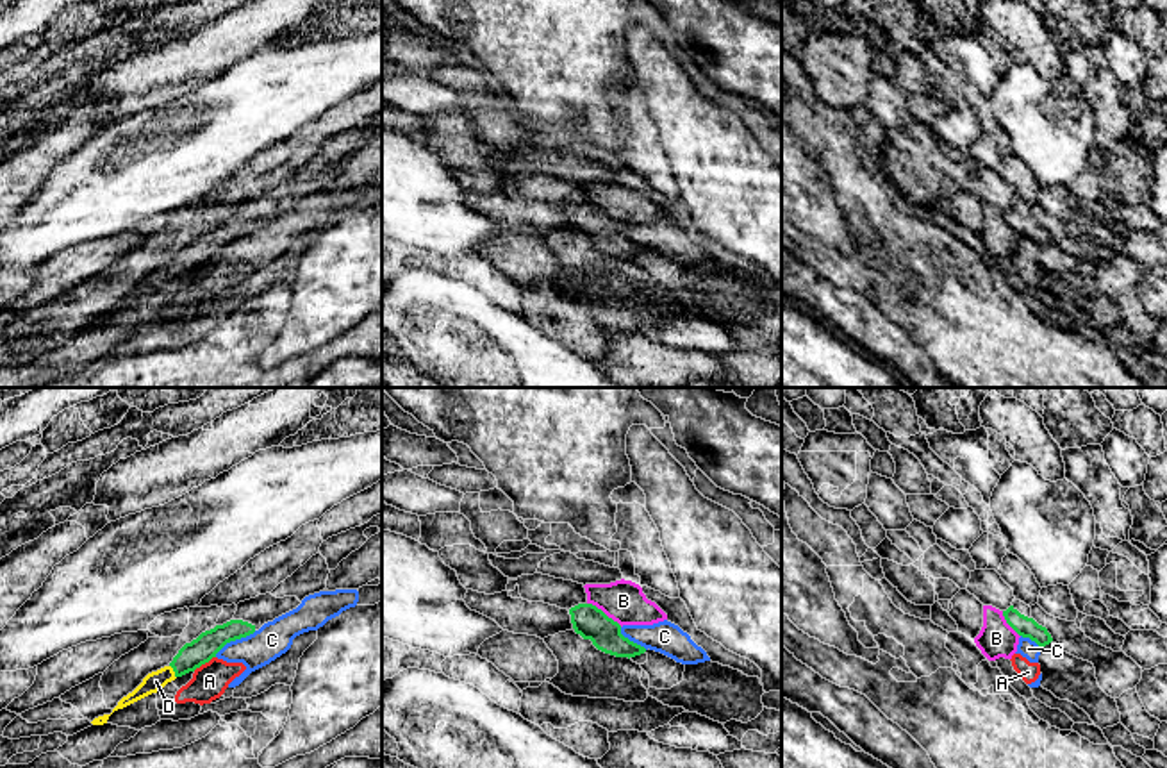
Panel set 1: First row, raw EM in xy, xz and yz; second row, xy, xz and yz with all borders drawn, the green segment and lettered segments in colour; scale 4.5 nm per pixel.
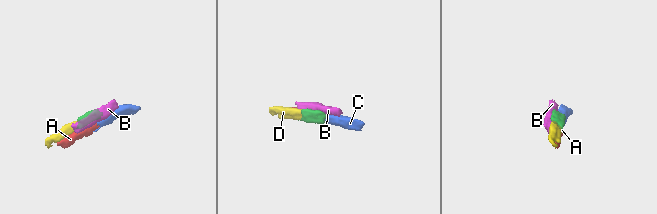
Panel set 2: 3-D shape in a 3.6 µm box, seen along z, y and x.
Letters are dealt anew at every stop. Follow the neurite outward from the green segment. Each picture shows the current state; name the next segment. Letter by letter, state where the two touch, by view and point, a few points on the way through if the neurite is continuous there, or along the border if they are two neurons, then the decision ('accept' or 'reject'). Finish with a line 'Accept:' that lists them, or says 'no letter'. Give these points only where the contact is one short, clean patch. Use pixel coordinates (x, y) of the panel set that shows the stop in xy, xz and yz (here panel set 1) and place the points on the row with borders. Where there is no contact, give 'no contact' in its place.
A: xy (204, 663) | along xy (215, 656), (193, 670) | reject
B: xz (604, 613) | along xz (587, 602), (621, 626) | reject
C: xy (234, 640) | along xy (256, 631), (231, 640), (215, 656) | reject
D: xy (173, 670) | across xy (200, 651), (173, 670), (156, 681) | accept
Accept: D

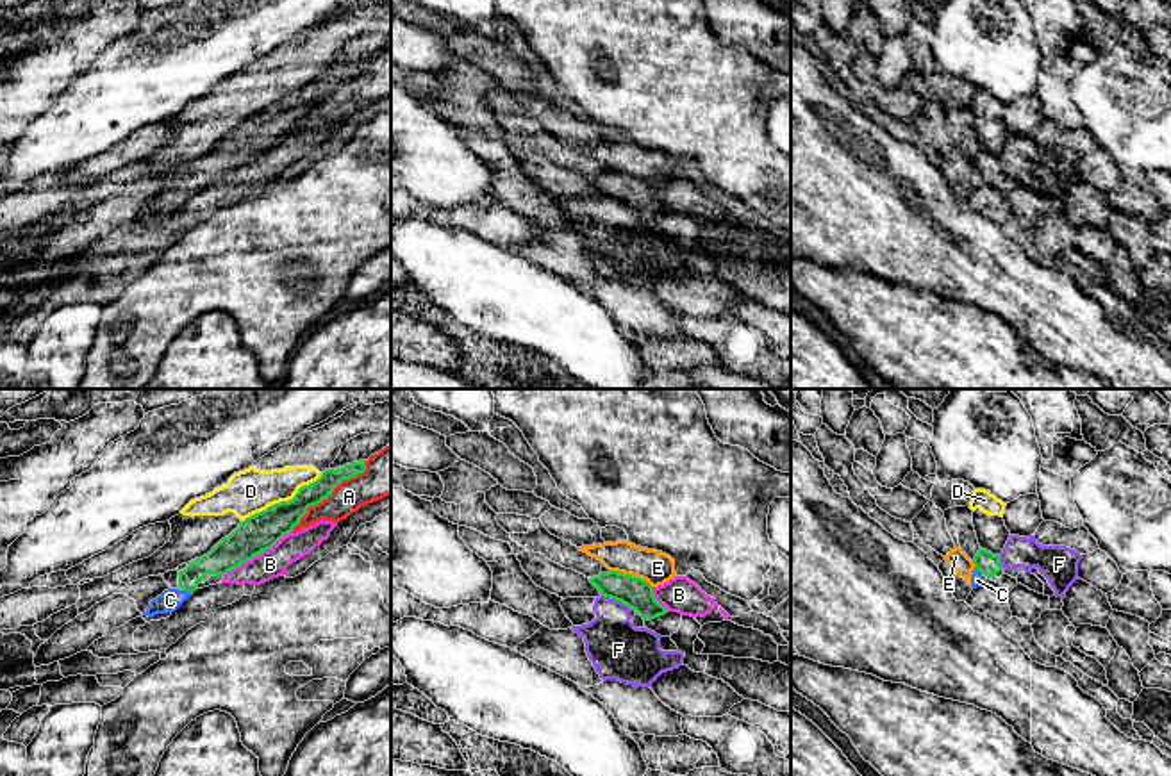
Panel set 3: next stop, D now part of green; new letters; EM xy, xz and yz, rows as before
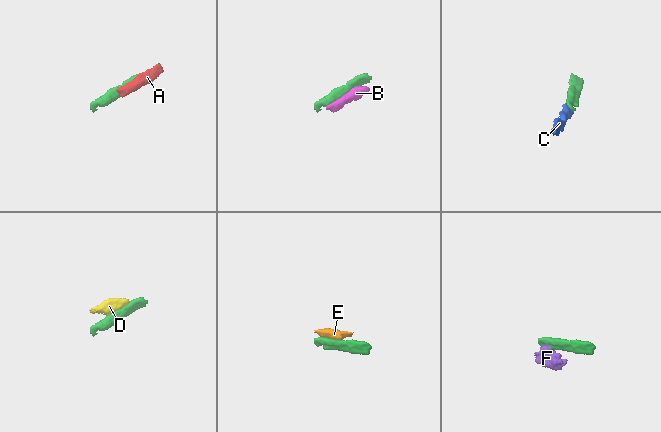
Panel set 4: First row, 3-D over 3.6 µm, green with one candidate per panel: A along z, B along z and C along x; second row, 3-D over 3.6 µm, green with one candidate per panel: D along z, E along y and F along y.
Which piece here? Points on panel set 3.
A: xy (329, 495) | along xy (366, 461), (363, 471), (345, 478), (311, 505), (291, 530) | reject
B: xy (256, 555) | along xy (291, 530), (270, 548), (222, 575) | reject
C: xy (186, 589) | across xy (229, 553), (206, 564), (186, 589), (170, 600) | accept
D: xy (282, 502) | along xy (322, 473), (304, 484), (291, 498), (275, 502), (241, 521) | reject
E: xz (631, 575) | along xz (609, 569), (641, 577), (652, 587) | reject
F: xz (616, 600) | along xz (602, 594), (620, 600), (629, 609) | reject
Accept: C

